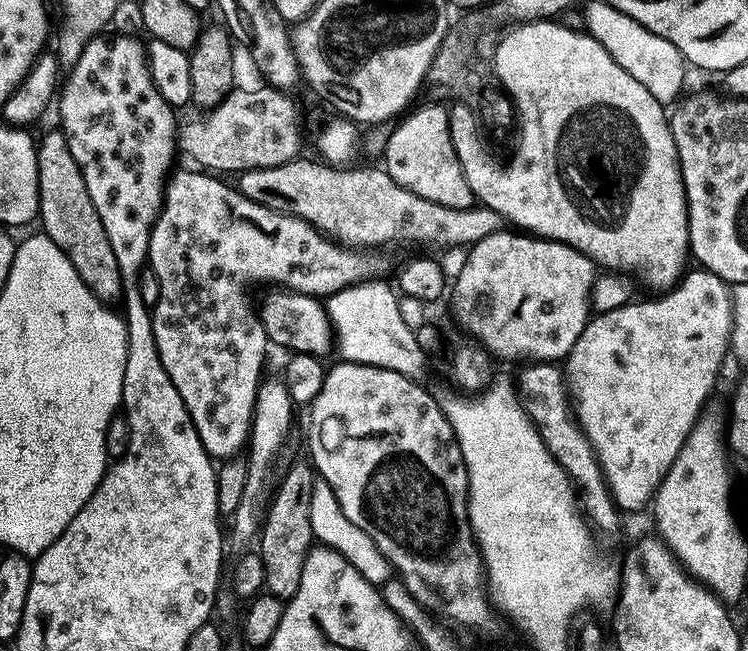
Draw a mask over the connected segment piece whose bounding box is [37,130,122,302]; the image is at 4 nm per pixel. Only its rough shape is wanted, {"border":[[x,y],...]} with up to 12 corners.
{"border":[[63,131],[39,137],[39,223],[88,289],[122,292],[118,258]]}

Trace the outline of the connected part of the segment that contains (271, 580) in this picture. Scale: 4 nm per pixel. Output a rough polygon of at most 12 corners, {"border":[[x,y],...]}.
{"border":[[293,459],[260,532],[265,589],[285,602],[314,547],[318,473]]}

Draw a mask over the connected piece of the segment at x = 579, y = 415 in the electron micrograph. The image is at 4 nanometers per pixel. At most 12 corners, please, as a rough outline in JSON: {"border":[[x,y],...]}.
{"border":[[685,271],[589,319],[574,415],[617,508],[651,501],[732,343]]}

